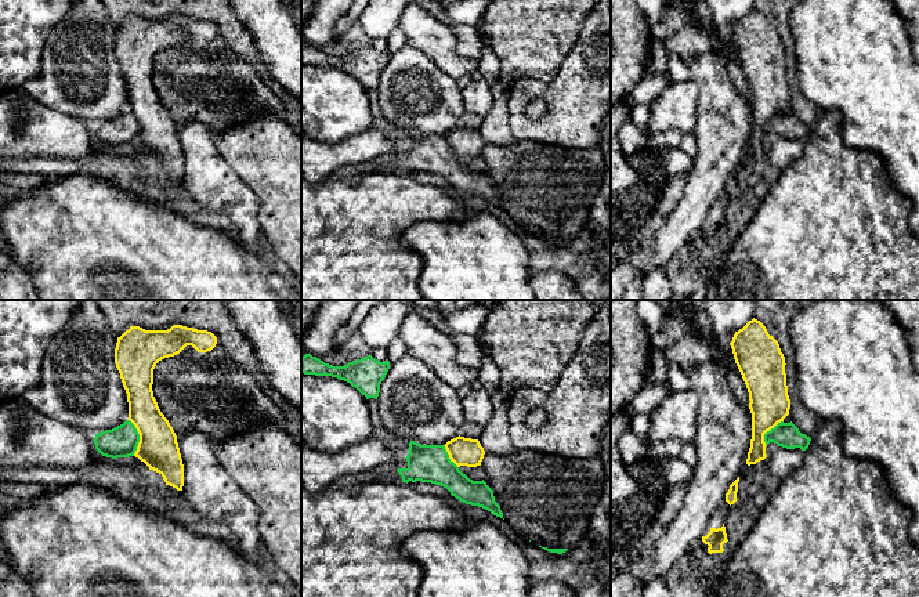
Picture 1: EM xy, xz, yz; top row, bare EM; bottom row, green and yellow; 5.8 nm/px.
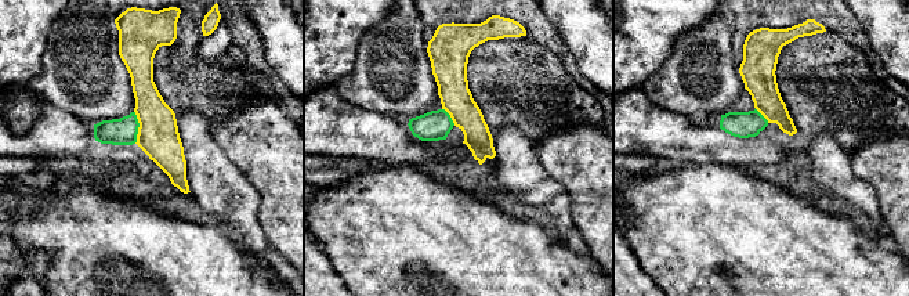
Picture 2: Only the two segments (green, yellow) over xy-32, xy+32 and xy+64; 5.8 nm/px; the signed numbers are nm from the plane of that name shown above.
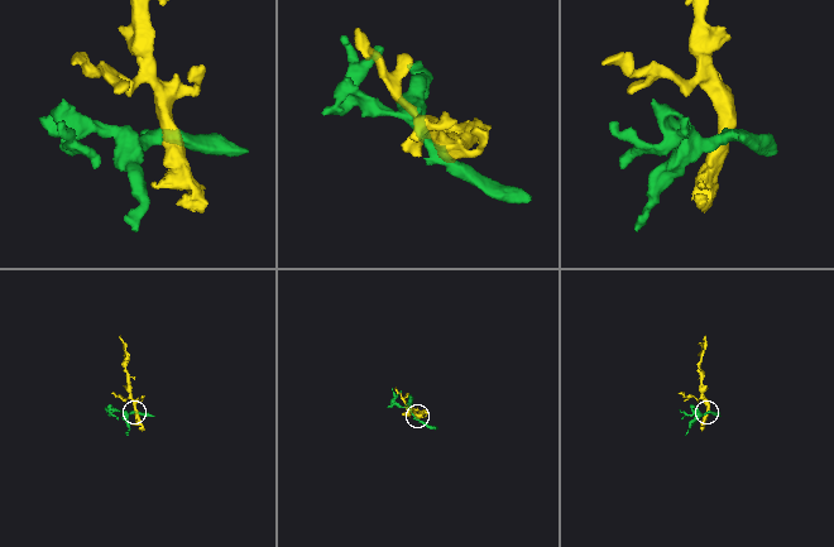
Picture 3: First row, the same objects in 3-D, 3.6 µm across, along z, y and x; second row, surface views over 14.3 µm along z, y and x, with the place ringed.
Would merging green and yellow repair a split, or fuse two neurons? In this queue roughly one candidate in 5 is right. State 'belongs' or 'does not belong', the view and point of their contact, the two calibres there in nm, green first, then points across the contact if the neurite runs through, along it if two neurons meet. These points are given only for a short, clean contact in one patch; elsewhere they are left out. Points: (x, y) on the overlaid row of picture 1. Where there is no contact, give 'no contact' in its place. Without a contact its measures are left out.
does not belong; contact xy (138, 437); calibres 190 and 240 nm; border xy (129, 419), (138, 434), (138, 445), (134, 455)

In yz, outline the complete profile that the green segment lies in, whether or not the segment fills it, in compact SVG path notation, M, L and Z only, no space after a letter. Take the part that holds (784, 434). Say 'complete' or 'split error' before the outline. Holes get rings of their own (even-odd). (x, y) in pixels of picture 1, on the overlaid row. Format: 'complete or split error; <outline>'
complete; M778 423L774 428L764 434L764 442L768 445L770 442L777 444L778 446L786 449L800 448L806 451L810 445L811 438L806 434L802 434L799 428L790 423Z

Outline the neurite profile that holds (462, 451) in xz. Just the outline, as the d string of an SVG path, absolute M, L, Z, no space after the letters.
M460 435L448 441L444 446L449 455L451 462L453 462L457 467L481 466L485 455L485 451L478 439L464 438Z

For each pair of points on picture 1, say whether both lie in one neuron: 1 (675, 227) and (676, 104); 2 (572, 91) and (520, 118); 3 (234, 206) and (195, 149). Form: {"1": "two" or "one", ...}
{"1": "two", "2": "one", "3": "one"}

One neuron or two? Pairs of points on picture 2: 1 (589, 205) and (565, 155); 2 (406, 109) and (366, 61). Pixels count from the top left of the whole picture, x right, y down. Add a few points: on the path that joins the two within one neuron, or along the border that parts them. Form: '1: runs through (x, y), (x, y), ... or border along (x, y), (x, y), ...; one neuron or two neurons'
1: runs through (589, 192), (589, 179), (578, 168); one neuron
2: runs through (402, 97), (379, 74); one neuron

